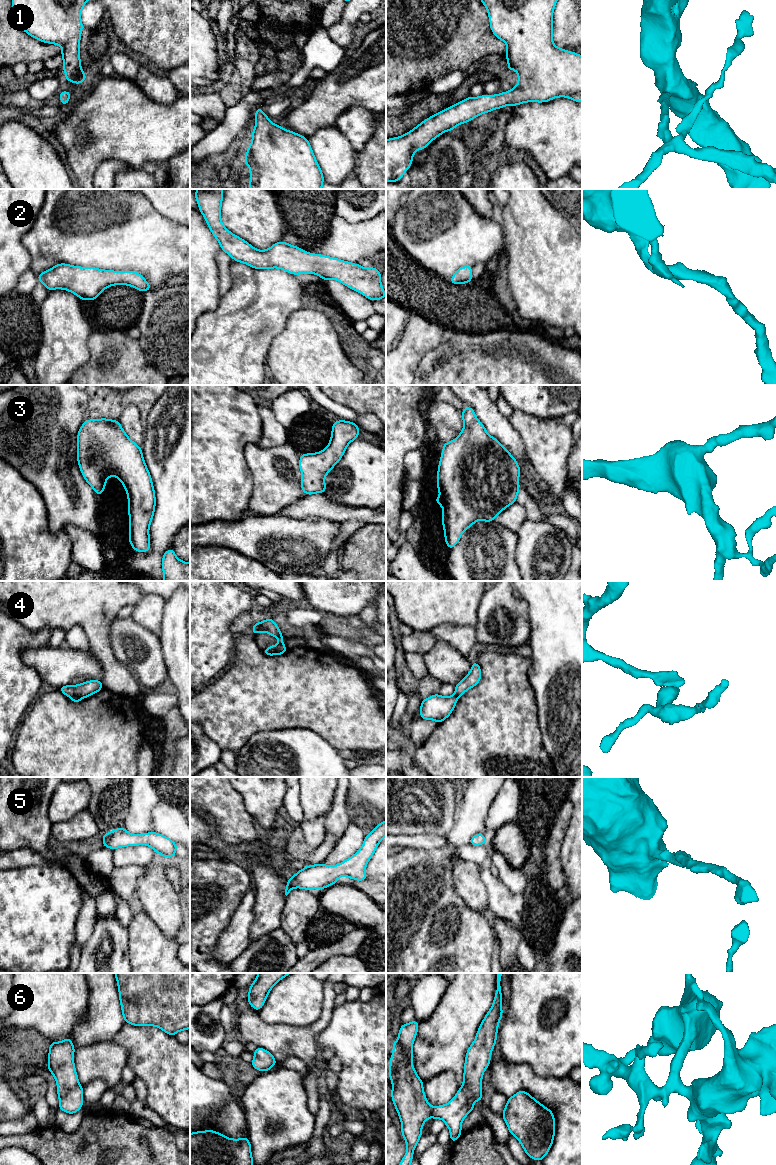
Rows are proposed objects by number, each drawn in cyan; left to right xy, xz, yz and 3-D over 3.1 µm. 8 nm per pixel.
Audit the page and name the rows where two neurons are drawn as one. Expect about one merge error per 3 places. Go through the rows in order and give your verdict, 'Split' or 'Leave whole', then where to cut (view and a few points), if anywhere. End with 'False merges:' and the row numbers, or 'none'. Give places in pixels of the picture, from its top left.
1: Leave whole. No split
2: Leave whole. No split
3: Leave whole. No split
4: Split. Split along xz (286, 649), (266, 650)
5: Leave whole. No split
6: Leave whole. No split
False merges: 4

